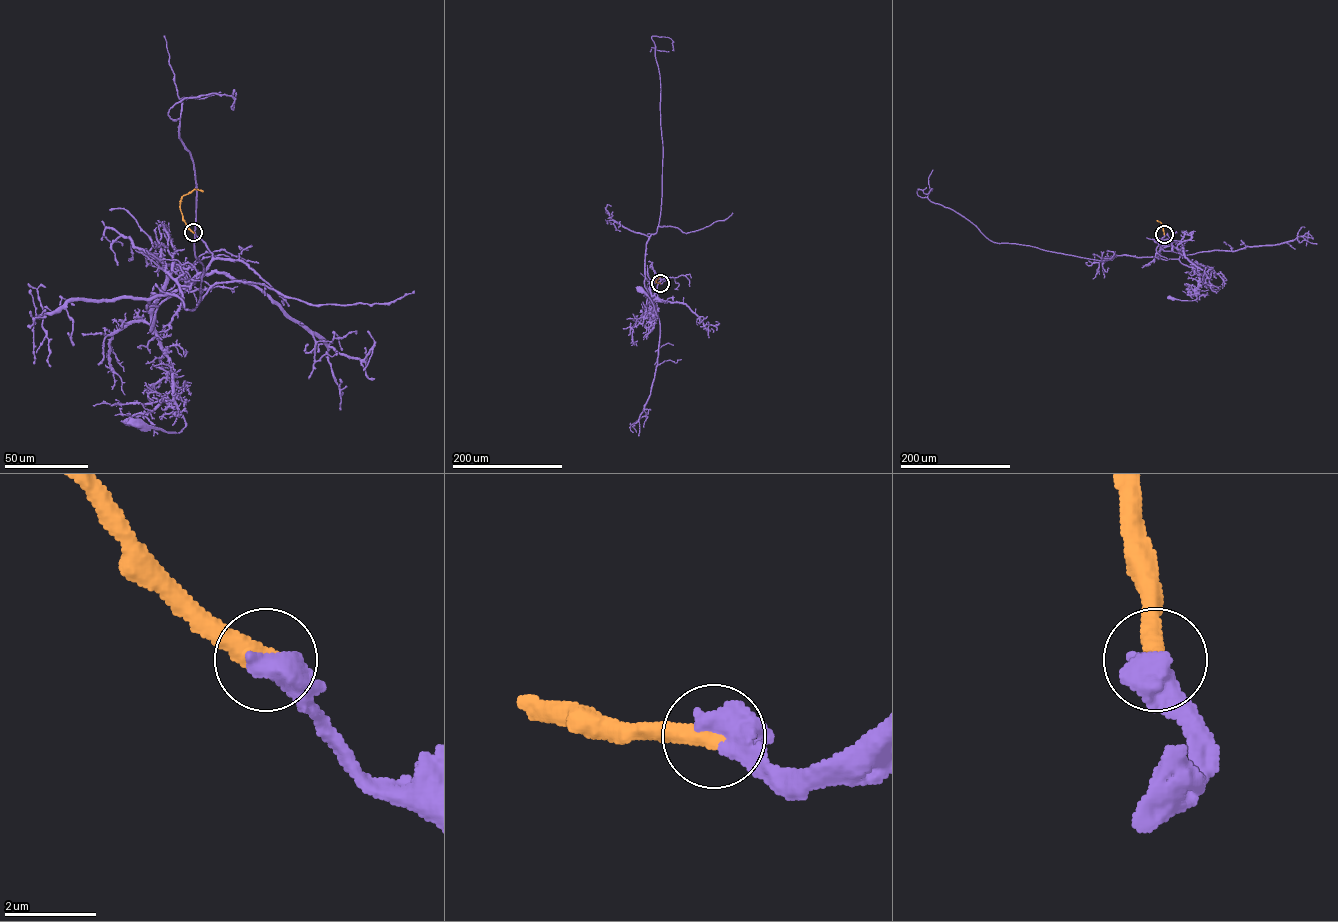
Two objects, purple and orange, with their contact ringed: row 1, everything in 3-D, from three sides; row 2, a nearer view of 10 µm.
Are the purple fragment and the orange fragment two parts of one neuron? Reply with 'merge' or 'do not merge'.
merge

